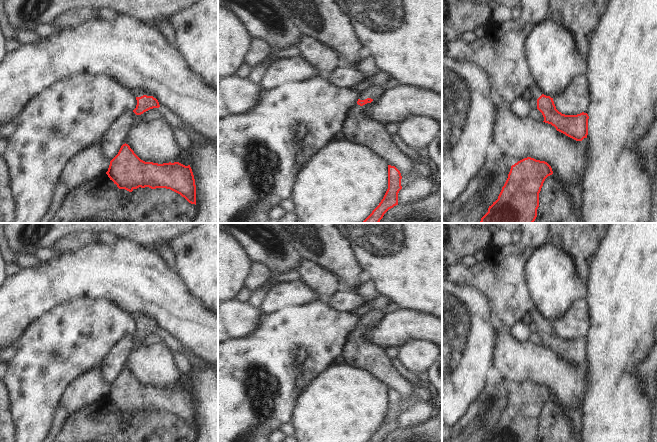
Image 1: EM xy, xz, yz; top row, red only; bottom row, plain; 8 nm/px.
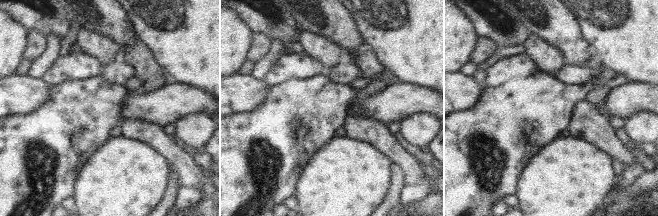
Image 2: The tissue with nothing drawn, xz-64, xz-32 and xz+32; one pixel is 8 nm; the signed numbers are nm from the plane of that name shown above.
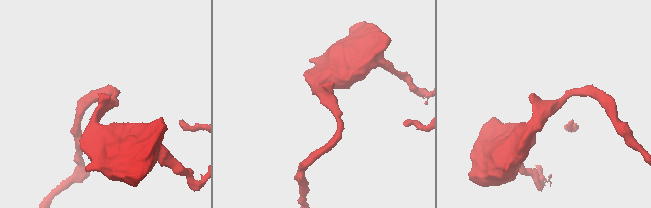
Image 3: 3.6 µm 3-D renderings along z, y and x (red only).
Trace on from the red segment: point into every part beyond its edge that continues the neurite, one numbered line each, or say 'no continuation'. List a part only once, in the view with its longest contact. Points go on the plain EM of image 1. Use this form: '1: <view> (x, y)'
1: xy (137, 317)

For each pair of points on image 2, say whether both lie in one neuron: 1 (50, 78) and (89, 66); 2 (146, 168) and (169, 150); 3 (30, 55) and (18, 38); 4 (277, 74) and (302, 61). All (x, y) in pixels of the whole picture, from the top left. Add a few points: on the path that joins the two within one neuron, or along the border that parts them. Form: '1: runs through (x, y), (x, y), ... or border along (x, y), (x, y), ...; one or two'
1: runs through (60, 71), (63, 68), (79, 66); one
2: border along (142, 142), (156, 151), (168, 164); two
3: border along (27, 30), (27, 41), (23, 58); two
4: runs through (283, 69), (289, 66), (296, 66); one

